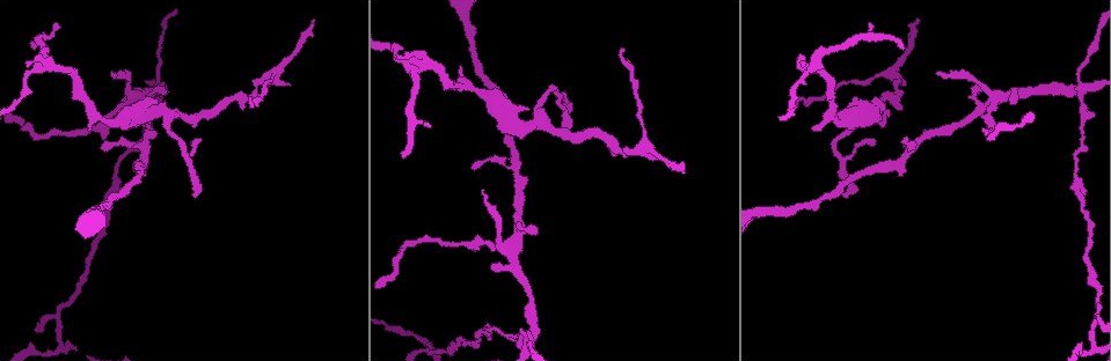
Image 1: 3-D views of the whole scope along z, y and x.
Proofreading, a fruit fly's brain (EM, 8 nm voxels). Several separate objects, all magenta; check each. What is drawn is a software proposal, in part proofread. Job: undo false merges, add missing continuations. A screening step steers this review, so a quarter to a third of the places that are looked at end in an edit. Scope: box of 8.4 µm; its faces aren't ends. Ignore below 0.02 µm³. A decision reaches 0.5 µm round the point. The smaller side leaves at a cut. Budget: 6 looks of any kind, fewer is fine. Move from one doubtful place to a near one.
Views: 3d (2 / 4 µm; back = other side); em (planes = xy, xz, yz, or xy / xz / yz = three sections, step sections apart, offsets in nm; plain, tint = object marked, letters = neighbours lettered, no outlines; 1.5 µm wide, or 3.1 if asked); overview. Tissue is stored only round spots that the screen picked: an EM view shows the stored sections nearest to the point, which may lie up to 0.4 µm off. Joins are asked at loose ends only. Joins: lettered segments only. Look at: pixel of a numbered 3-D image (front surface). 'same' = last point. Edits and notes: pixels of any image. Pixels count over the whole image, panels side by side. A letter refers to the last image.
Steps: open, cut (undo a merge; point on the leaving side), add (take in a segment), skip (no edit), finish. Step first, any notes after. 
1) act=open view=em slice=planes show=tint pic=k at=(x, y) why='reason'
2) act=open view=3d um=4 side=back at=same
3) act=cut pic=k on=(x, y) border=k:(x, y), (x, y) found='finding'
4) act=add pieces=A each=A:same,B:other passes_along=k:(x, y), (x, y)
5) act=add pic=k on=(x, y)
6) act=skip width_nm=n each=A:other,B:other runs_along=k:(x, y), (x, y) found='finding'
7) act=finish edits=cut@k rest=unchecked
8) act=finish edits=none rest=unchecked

act=open view=3d um=4 pic=1 at=(986, 105) why='side arm on a straight run'

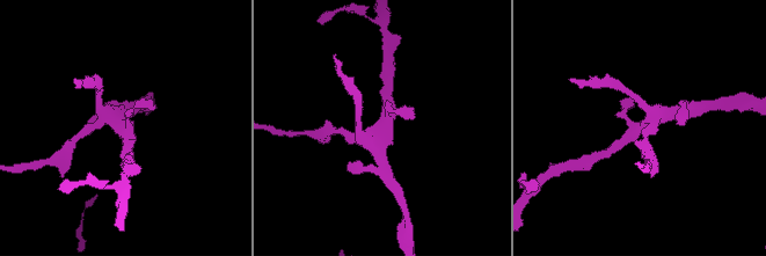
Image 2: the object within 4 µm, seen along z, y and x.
act=open view=em slice=planes show=tint pic=2 at=(381, 125) why='need the tissue'

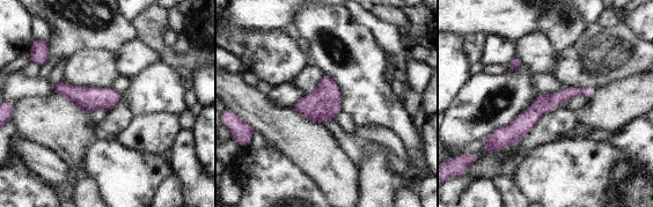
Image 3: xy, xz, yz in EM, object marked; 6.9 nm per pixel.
act=open view=em slice=planes show=letters at=same

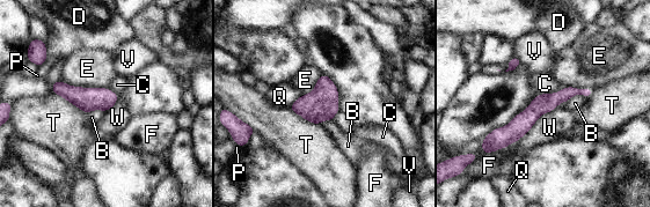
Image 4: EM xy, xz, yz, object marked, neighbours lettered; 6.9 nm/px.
act=skip each=B:other,C:other,D:other,E:other,F:other,P:other,Q:other,T:other,V:other,W:other runs_along=4:(585, 91), (490, 137) found='continuous, no second neuron'

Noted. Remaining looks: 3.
act=open view=3d um=2 pic=1 at=(915, 148) why='branch stops here'

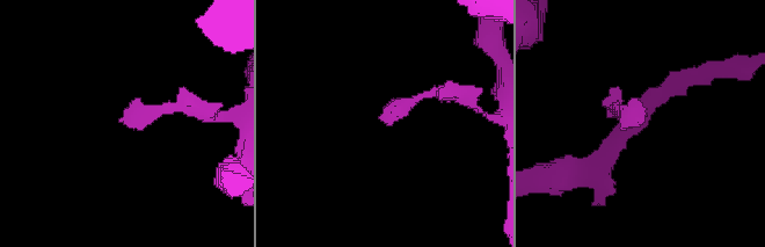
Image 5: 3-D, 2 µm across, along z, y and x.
act=open view=em slice=planes show=letters pic=5 at=(125, 121)

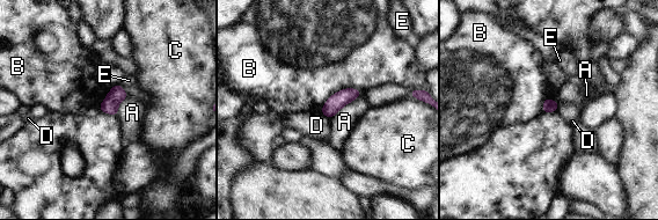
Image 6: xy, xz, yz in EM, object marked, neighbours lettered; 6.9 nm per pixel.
act=skip each=A:other,B:other,C:other,D:other,E:other border=6:(360, 89), (338, 89), (319, 110) found='no lettered segment goes on from it'

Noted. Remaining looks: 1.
act=finish edits=none rest=unchecked

